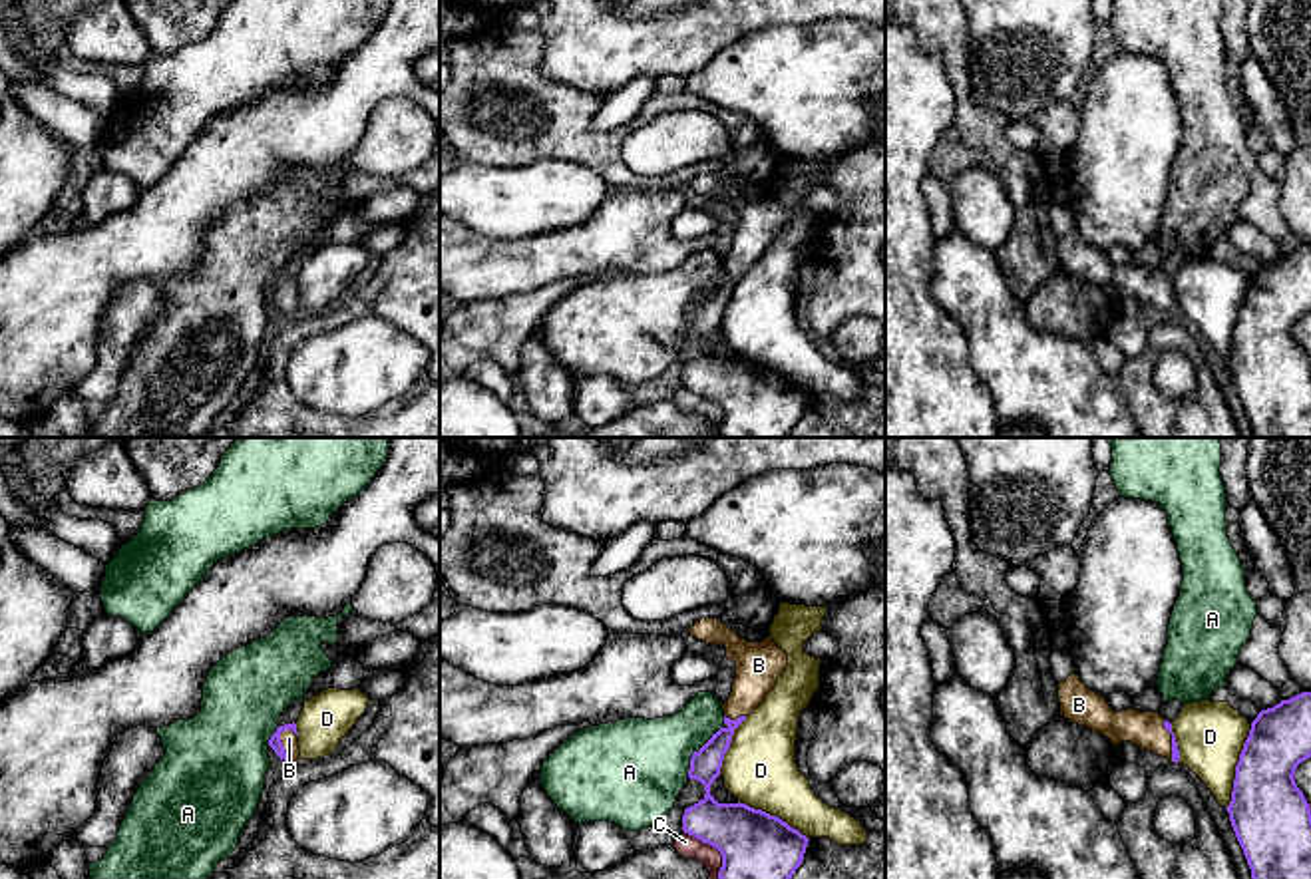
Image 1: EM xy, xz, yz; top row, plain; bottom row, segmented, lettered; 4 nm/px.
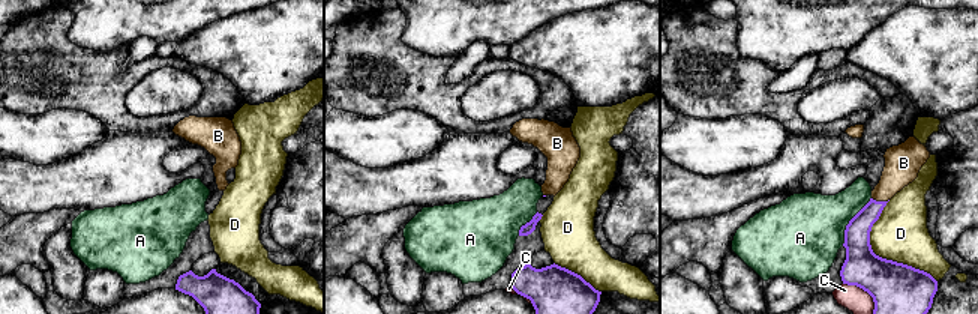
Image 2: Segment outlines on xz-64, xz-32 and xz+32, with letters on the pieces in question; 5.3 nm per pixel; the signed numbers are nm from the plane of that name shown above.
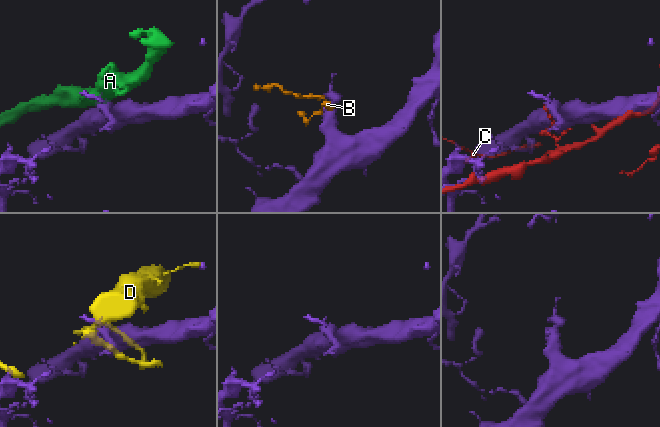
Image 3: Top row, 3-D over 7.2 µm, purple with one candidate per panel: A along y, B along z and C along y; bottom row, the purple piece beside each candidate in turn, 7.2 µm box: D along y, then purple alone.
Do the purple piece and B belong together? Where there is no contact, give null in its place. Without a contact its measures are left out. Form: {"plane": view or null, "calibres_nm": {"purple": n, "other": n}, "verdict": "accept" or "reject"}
{"plane": "xy", "calibres_nm": {"purple": 50, "other": 70}, "verdict": "accept"}

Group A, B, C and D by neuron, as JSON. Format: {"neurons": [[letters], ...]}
{"neurons": [["A"], ["B"], ["C"], ["D"]]}

